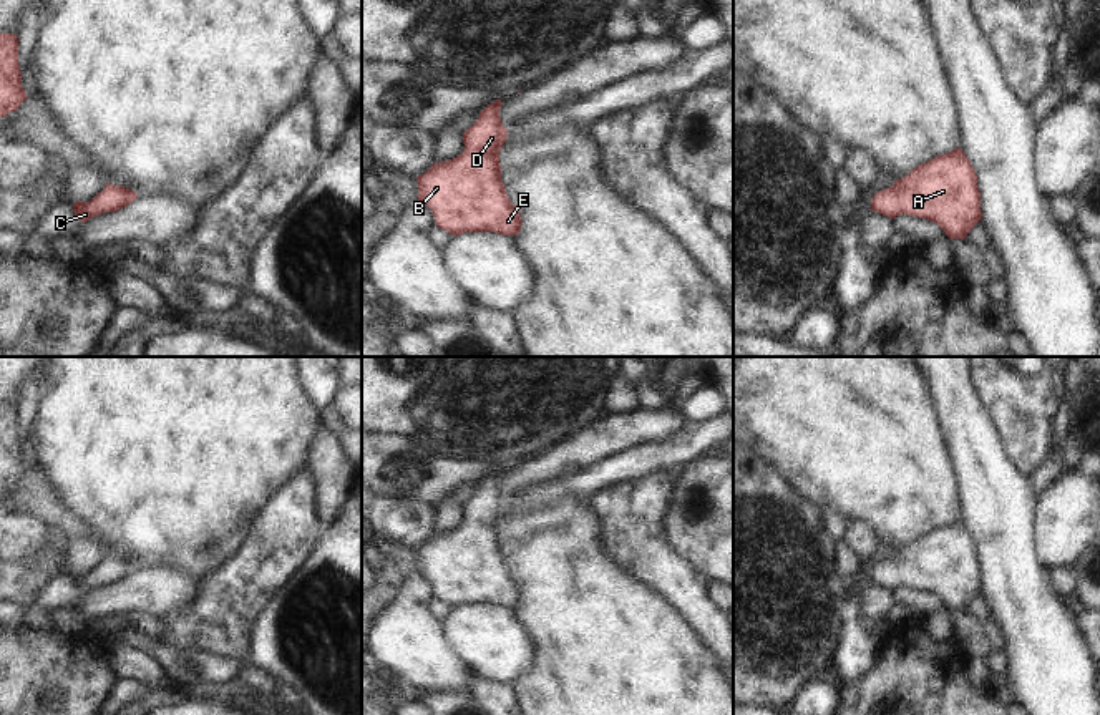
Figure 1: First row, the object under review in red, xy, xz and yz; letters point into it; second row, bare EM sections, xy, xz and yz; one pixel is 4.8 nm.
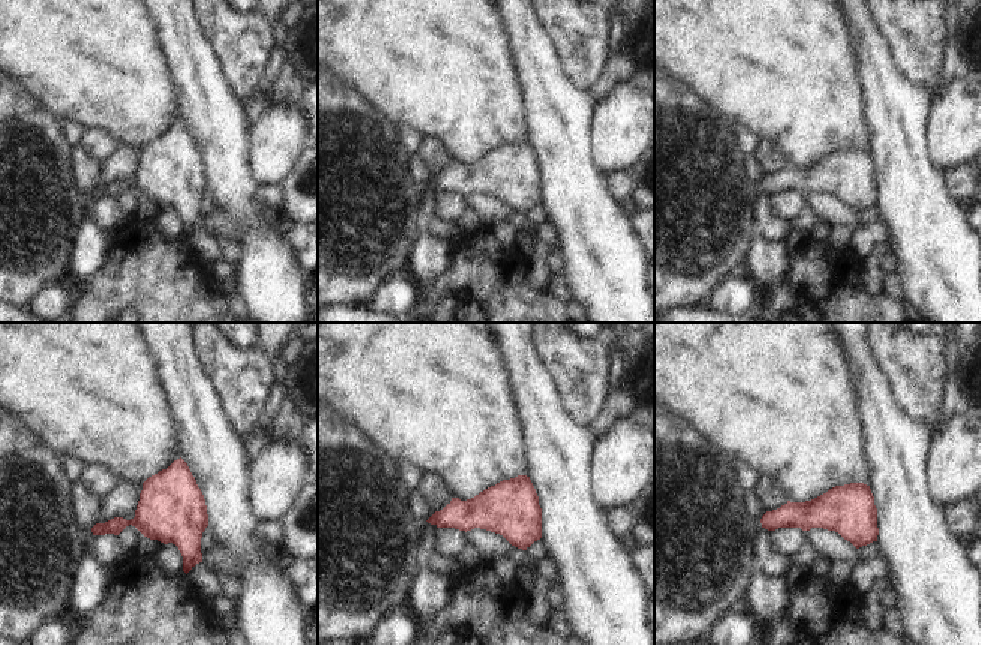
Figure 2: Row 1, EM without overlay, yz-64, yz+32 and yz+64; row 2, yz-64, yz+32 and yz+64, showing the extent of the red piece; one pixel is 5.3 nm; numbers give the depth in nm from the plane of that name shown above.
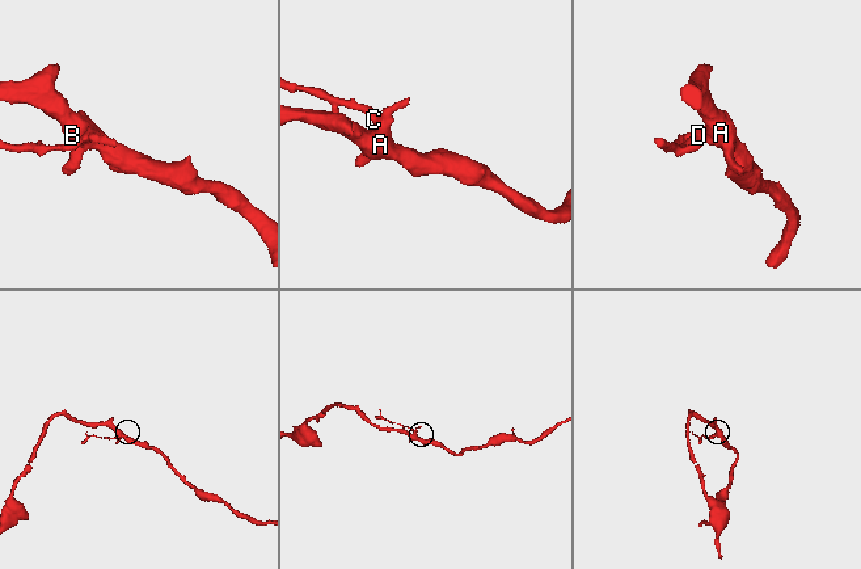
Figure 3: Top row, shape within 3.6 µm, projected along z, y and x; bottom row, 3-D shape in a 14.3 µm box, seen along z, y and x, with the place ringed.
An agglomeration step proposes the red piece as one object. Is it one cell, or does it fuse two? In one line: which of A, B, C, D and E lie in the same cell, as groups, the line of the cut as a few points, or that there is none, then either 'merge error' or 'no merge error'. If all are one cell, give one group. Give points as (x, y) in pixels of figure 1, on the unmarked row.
groups A B C D E; cut none; no merge error

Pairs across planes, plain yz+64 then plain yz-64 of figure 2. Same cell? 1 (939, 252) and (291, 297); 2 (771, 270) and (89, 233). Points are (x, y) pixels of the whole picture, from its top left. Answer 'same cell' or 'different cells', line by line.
1: same cell
2: same cell

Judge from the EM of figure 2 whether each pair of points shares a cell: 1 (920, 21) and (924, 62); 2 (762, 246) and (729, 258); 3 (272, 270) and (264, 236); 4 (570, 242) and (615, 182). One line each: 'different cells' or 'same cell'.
1: same cell
2: different cells
3: same cell
4: different cells

